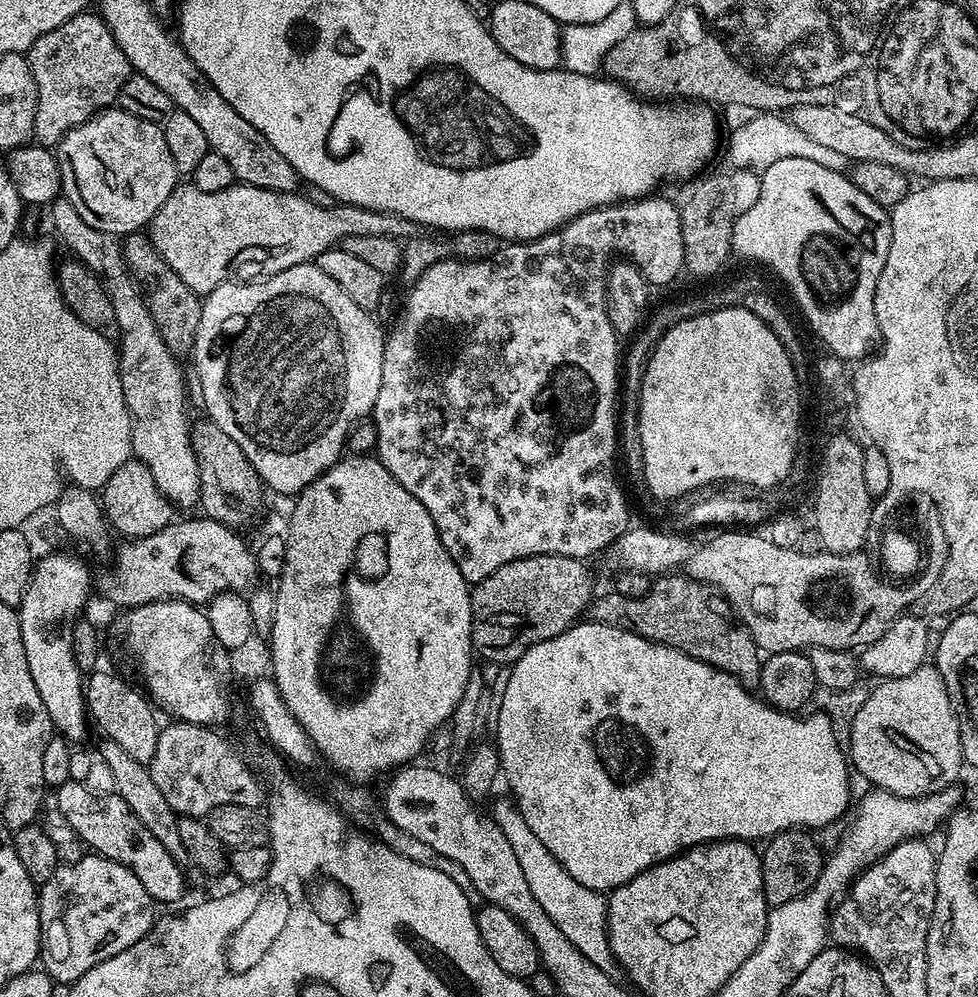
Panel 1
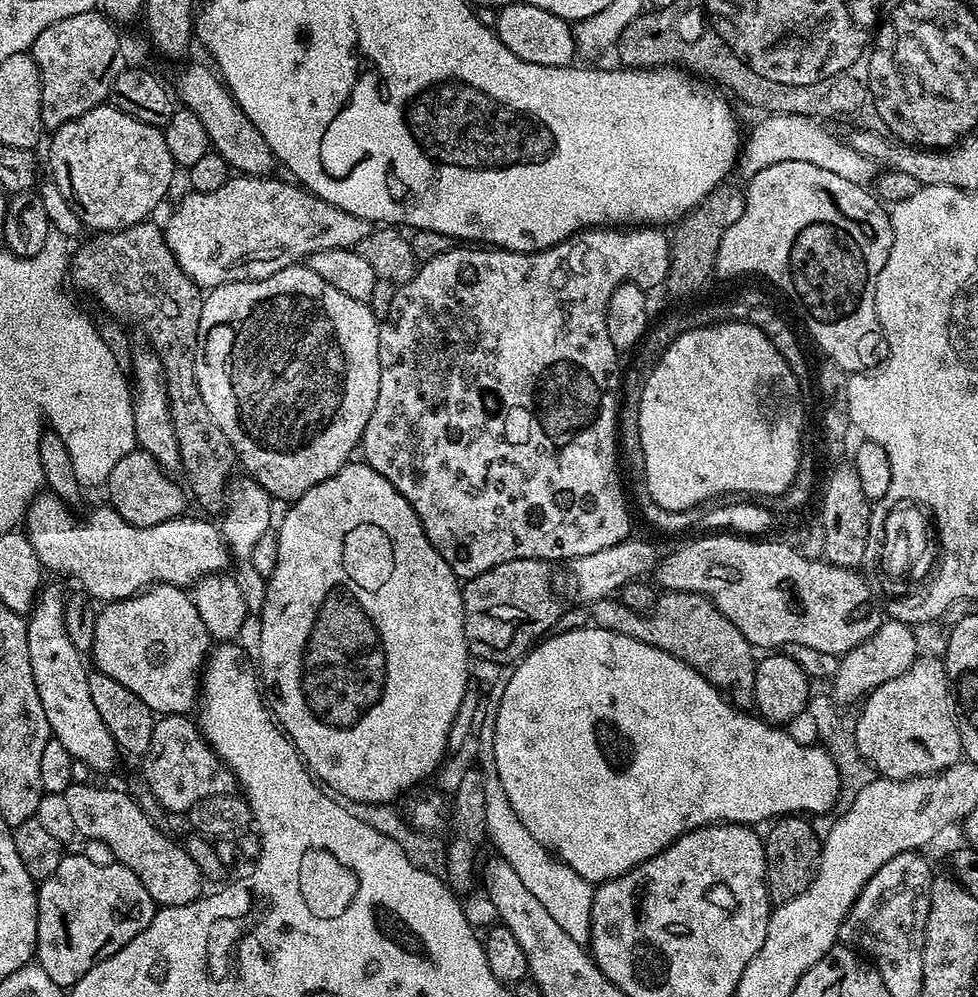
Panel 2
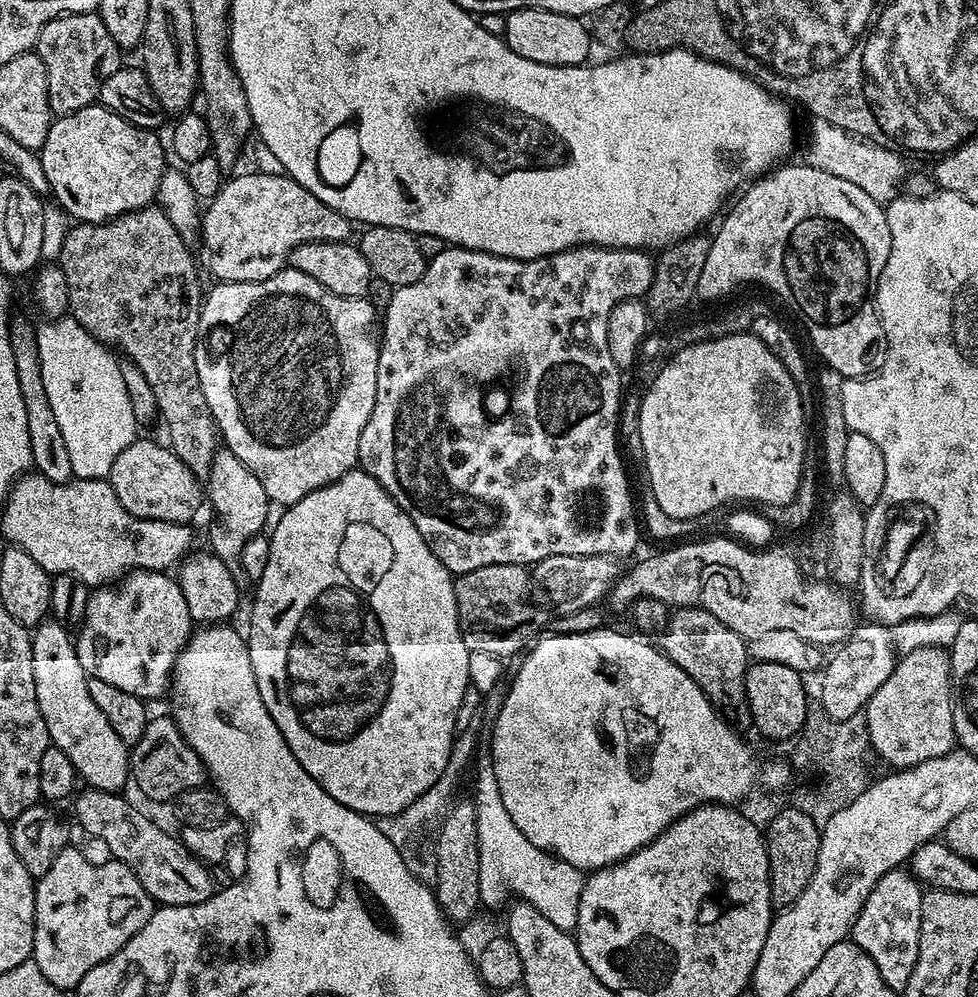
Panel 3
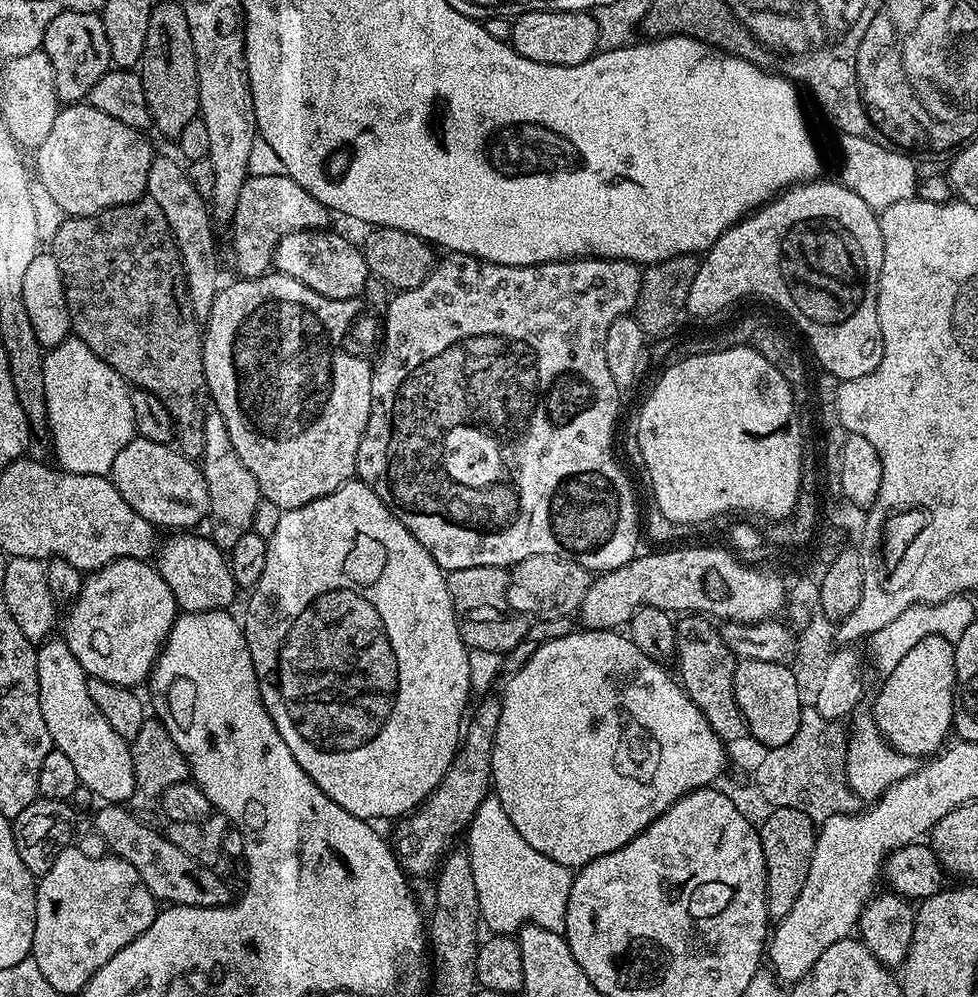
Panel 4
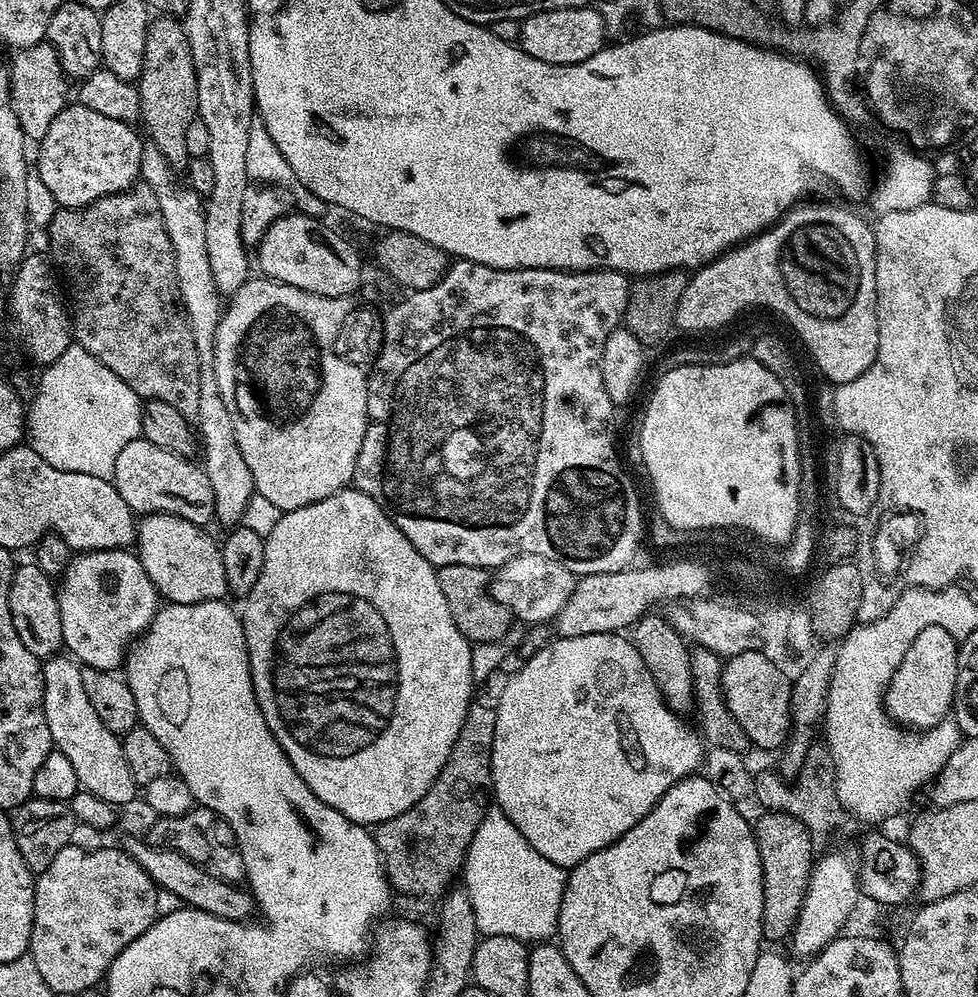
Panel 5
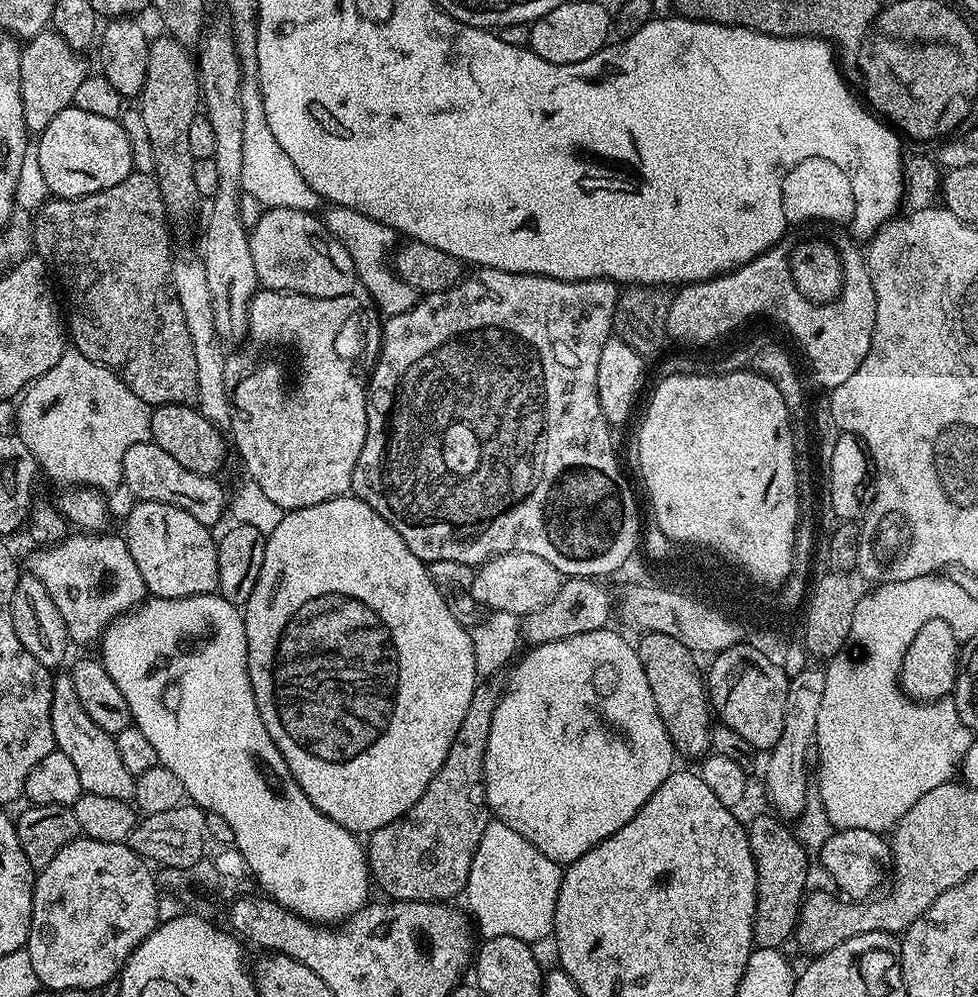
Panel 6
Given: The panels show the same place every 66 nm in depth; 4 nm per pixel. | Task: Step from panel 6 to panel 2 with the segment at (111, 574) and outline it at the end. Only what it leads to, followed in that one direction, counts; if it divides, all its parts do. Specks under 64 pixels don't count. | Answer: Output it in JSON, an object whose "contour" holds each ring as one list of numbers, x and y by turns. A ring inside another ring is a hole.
{"contour":[[153,584,143,592,125,600,105,603,101,608,104,609,95,613,94,642,90,653,90,660,96,663,93,664,95,671,114,678,114,682,122,682,126,690,138,694,138,698,150,706,153,714,179,716,191,713,191,708,193,711,198,704,201,669,210,652,210,637,206,626,202,626,202,618,198,618,191,595,173,584]]}

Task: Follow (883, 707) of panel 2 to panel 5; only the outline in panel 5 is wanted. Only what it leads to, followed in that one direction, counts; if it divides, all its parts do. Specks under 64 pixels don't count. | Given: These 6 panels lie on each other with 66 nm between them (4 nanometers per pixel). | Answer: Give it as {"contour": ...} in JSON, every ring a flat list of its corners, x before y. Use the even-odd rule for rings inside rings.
{"contour":[[931,624,926,630,918,630,918,638,910,642,910,650,906,650,898,670,894,670,894,678,890,678,884,695,884,709,897,724,909,730,932,728,953,711,960,649,952,632,951,627]]}

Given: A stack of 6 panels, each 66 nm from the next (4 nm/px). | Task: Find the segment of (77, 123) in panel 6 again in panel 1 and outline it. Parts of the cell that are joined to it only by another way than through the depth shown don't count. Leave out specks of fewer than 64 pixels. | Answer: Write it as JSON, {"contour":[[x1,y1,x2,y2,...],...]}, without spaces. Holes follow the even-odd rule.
{"contour":[[118,106,97,112,86,122,74,126,74,130,66,133,56,145,54,155,60,167,62,195,68,199,70,206,74,206,85,222,94,226,94,230,109,232,117,238,147,229,162,202,170,198,178,183,174,158,170,158,170,149,166,147,163,127,142,118,134,118,134,114]]}

